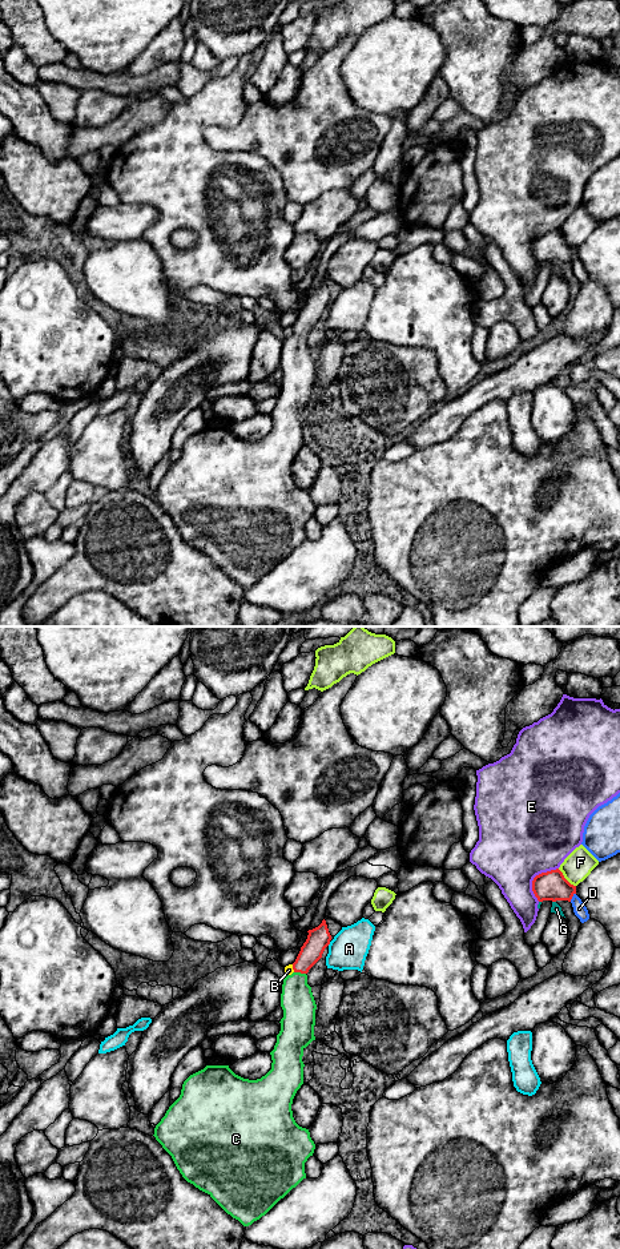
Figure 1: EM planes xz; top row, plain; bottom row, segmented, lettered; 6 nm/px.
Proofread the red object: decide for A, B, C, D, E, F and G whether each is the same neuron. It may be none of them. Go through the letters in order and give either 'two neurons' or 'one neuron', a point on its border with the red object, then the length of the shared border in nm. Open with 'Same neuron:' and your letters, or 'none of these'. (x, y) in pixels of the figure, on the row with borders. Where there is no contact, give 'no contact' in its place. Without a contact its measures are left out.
Same neuron: C
A: two neurons | xz (329, 943) | 30 nm
B: two neurons | xz (293, 969) | 50 nm
C: one neuron | xz (300, 971) | 70 nm
D: two neurons | xz (572, 895) | 70 nm
E: two neurons | xz (534, 878) | 240 nm
F: two neurons | xz (564, 878) | 160 nm
G: two neurons | xz (554, 901) | 30 nm

